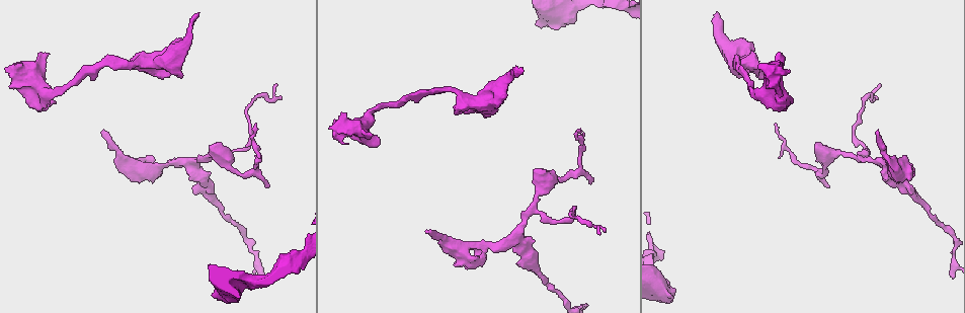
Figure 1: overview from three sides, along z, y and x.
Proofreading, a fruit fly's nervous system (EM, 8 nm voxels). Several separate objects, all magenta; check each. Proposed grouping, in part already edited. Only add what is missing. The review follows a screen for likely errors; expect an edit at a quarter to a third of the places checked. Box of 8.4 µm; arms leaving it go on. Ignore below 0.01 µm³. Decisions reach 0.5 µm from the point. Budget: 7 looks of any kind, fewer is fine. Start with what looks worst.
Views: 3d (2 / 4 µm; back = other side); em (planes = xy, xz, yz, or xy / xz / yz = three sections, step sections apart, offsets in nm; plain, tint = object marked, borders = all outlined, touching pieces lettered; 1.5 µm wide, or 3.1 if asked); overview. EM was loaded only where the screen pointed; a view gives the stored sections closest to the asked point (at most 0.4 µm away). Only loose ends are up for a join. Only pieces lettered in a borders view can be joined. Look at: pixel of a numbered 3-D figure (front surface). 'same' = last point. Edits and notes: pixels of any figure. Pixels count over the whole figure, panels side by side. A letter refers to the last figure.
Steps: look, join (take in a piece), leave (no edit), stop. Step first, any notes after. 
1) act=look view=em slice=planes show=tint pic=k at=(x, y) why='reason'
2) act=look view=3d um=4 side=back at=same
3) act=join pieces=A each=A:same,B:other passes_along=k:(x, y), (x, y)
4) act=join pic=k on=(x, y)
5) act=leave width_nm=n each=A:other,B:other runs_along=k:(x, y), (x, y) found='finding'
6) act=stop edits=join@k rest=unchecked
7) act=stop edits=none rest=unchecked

act=look view=em slice=planes show=borders pic=1 at=(426, 231)

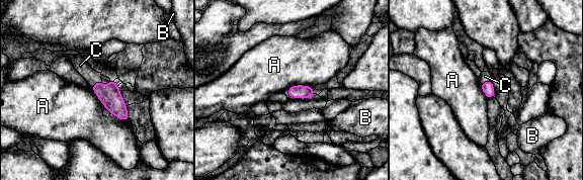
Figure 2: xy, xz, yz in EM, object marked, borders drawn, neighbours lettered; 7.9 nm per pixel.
act=join pieces=C longest_contact=A:190nm each=A:other,B:other,C:same passes_along=2:(110, 97), (97, 81), (80, 65) found='the neuron continues'

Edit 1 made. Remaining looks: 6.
act=look view=overview

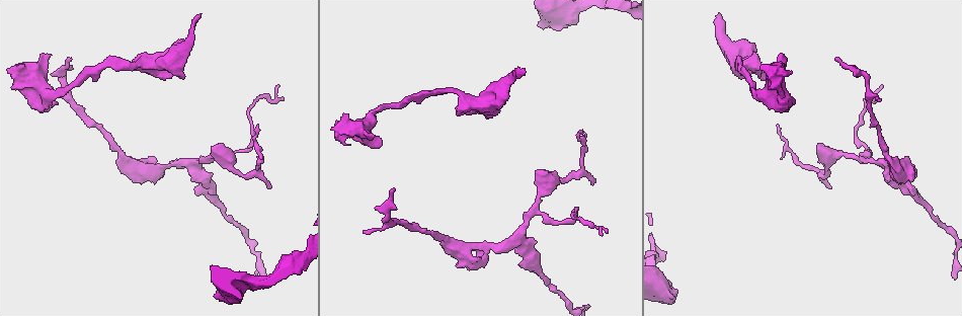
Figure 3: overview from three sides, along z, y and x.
act=look view=em slice=planes show=tint pic=3 at=(250, 290) why='an open end'

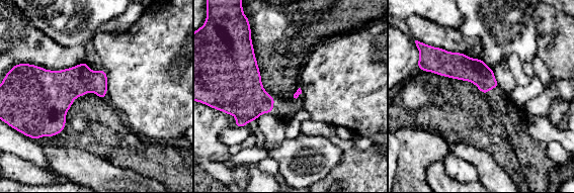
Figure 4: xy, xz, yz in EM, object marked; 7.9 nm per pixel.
act=look view=em slice=planes show=borders at=same

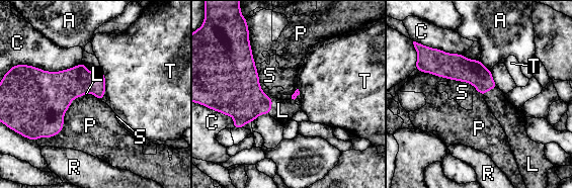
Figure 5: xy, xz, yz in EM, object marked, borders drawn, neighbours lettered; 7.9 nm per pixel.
act=join pieces=L each=A:other,C:other,L:same,P:other,R:other,S:other,T:other passes_along=5:(242, 98), (271, 106), (282, 110) found='it goes on there'

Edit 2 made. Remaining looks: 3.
act=look view=em slice=planes show=borders pic=3 at=(524, 69) why='free end'

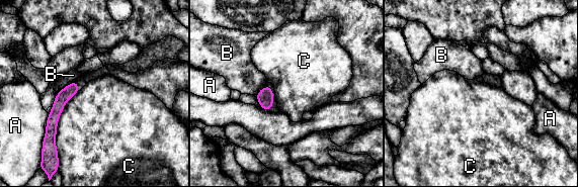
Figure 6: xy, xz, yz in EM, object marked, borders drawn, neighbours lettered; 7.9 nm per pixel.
act=leave width_nm=100 each=A:other,B:other,C:other runs_along=6:(75, 84), (54, 114), (53, 146) found='none of them fits'

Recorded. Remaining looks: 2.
act=stop edits=join@2,join@5 rest=unchecked

